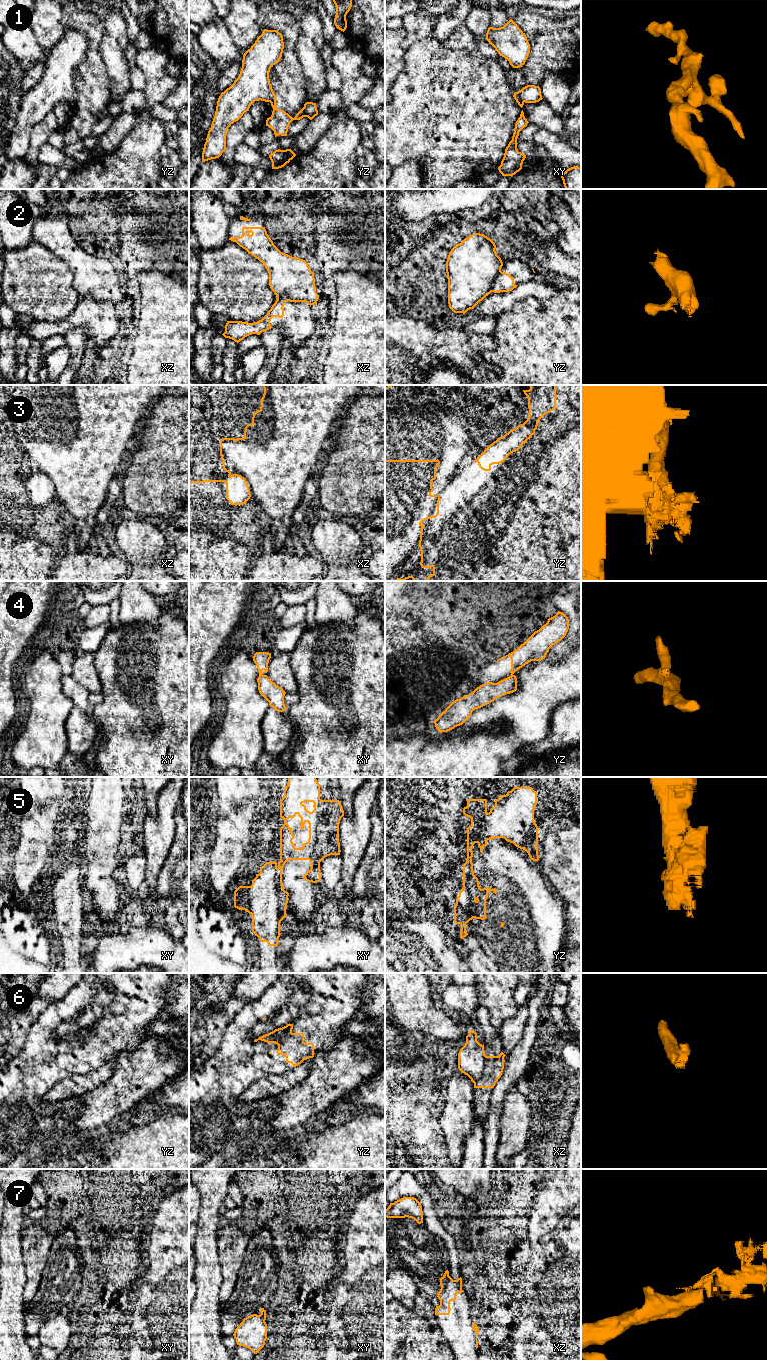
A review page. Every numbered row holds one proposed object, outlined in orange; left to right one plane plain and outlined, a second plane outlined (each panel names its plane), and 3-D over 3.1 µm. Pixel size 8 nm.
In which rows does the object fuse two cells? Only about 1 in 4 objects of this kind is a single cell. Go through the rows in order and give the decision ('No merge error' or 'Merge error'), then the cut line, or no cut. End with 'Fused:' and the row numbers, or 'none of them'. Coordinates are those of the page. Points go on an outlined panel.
1: Merge error. Split along xy (518, 91), (519, 96), (524, 101)
2: Merge error. Split along yz (500, 270), (492, 283), (491, 291)
3: Merge error. Split along xz (230, 476), (225, 482)
4: Merge error. Split along xy (259, 674), (262, 675)
5: Merge error. Split along yz (488, 813), (484, 830), (480, 834), (485, 843), (480, 848)
6: Merge error. Split along xz (486, 1056), (484, 1070), (474, 1083)
7: No merge error. No split
Fused: 1, 2, 3, 4, 5, 6

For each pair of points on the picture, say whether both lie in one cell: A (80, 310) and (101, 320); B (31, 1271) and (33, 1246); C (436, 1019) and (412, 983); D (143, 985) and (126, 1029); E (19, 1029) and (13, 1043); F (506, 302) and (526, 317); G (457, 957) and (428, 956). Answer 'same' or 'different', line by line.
A: same
B: same
C: same
D: same
E: same
F: different
G: same

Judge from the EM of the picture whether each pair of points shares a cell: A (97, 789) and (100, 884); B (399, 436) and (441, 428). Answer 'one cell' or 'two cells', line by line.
A: one cell
B: one cell

